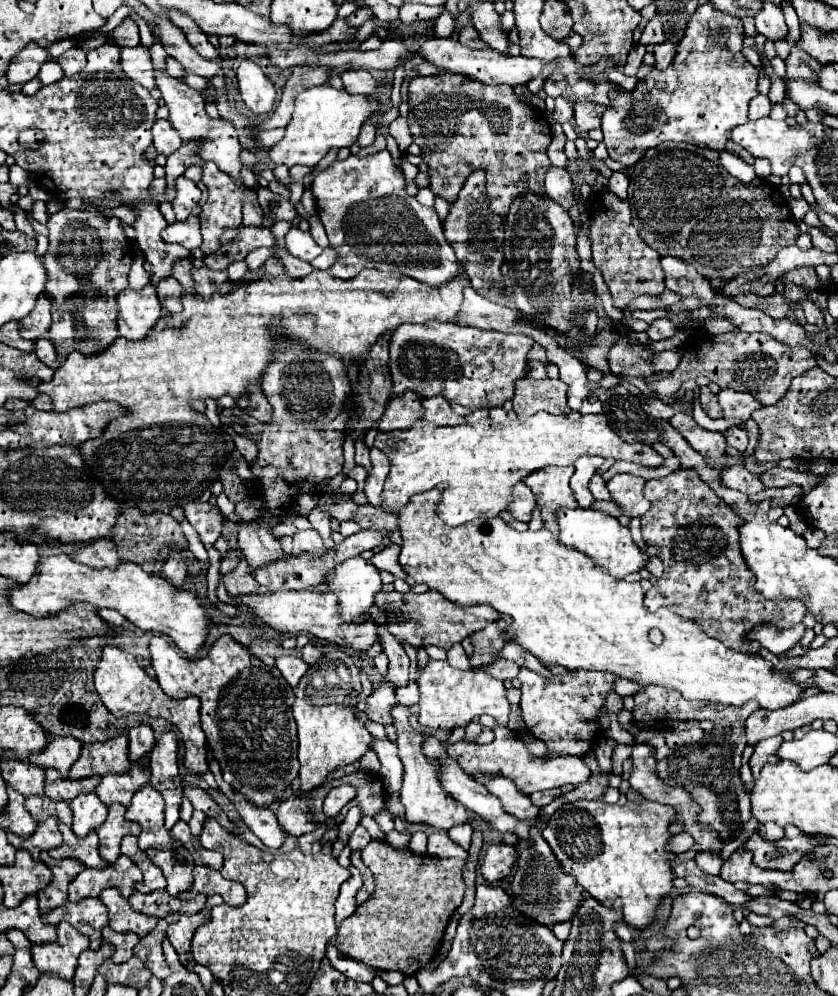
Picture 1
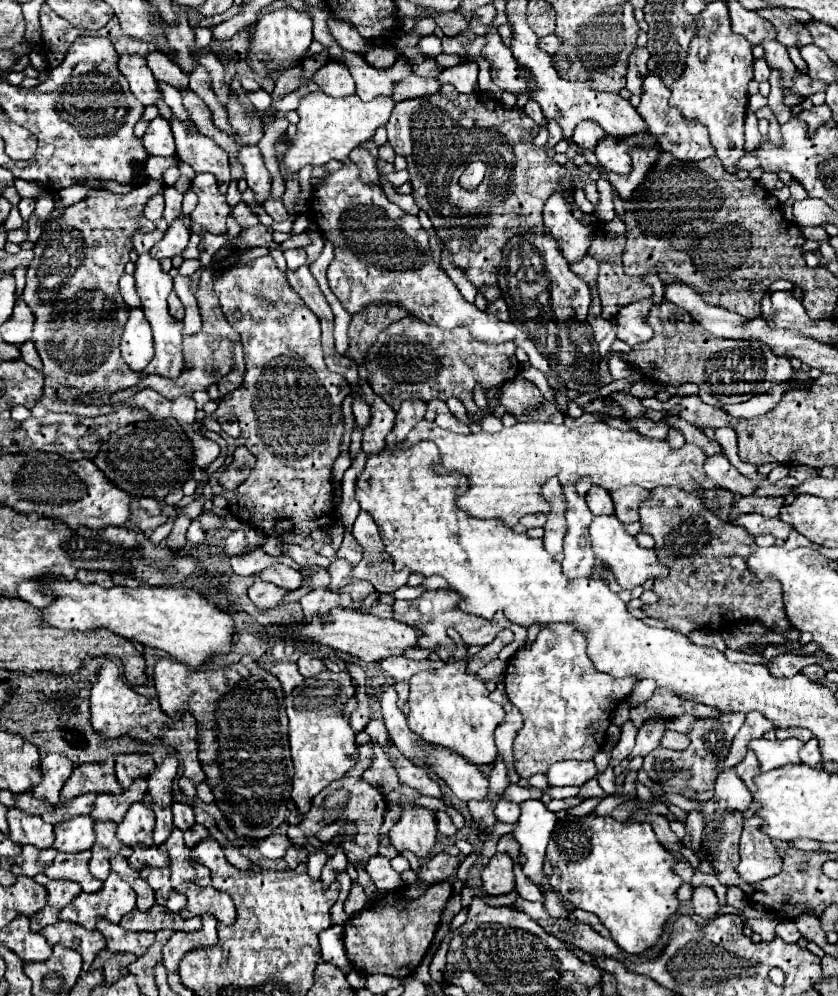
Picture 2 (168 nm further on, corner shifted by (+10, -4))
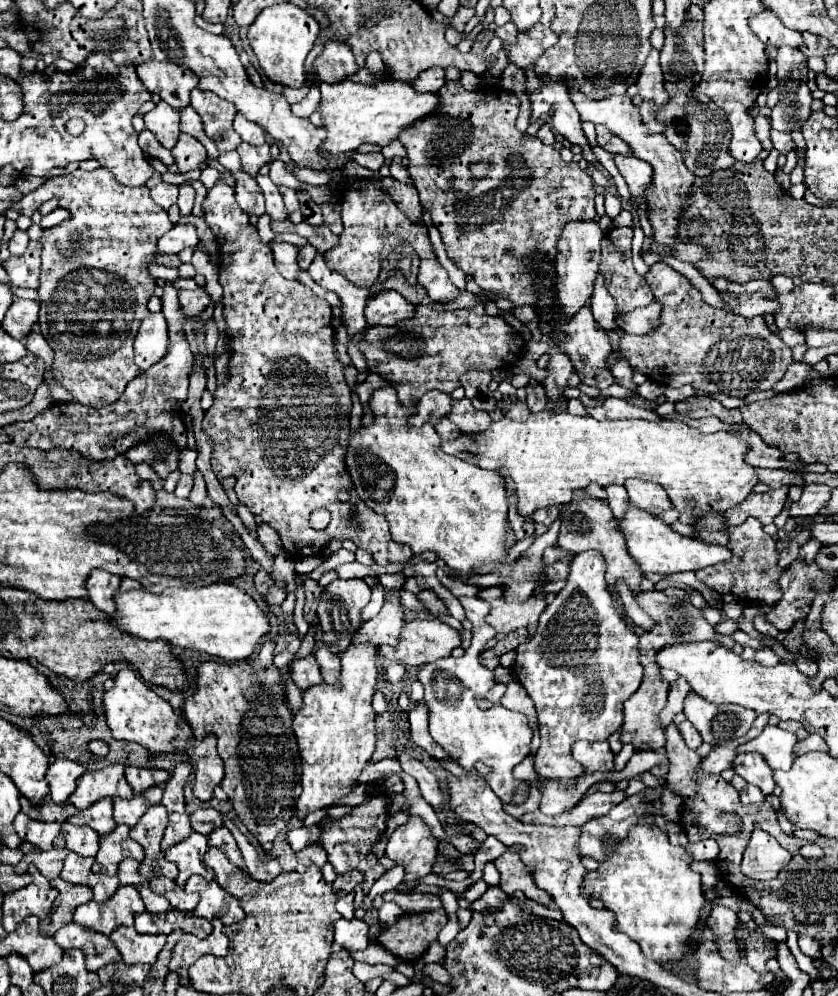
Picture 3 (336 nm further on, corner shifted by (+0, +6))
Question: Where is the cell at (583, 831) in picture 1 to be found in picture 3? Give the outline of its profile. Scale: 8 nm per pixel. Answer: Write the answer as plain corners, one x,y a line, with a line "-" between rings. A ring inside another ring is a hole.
636,824
630,828
630,834
620,840
620,844
616,844
614,854
600,864
600,870
586,874
582,894
586,898
602,900
606,910
612,910
616,916
616,930
628,934
634,942
638,942
646,958
658,964
682,960
706,902
700,888
700,874
690,868
692,860
692,854
688,854
682,846
672,846
668,842
668,836
660,832
658,826
648,828
644,824

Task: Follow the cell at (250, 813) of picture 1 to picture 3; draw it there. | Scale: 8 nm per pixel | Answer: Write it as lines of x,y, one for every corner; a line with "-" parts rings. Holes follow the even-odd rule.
302,826
302,828
290,830
286,836
288,836
288,842
290,842
290,846
294,850
302,850
302,848
306,848
310,844
320,844
322,832
320,832
318,826
310,826
310,828

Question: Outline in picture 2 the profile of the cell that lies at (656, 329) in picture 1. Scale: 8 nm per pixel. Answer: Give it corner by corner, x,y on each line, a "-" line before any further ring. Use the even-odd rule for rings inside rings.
650,298
620,308
620,312
616,316
618,340
628,342
630,346
636,346
640,342
648,342
654,336
654,330
646,324
646,316
648,316
650,308
652,308

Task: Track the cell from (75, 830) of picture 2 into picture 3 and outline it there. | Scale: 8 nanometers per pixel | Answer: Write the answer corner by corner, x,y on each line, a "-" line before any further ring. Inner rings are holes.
64,822
60,842
56,846
68,848
68,850
76,852
78,856
94,856
98,852
98,840
100,840
100,836
92,828
74,826
70,822

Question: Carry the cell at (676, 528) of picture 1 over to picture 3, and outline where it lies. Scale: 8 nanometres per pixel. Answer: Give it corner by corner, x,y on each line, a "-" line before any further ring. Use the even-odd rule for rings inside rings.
712,512
698,518
694,526
698,528
698,536
696,536
698,540
710,542
710,544
722,544
732,552
732,558
728,562
706,568
704,582
708,586
718,590
720,594
730,592
742,600
762,600
766,606
772,606
776,600
780,600
782,592
778,588
778,578
784,570
776,566
778,562
776,542
772,536
768,536
762,530
762,522
758,522
756,518
748,518
740,526
726,526
724,516

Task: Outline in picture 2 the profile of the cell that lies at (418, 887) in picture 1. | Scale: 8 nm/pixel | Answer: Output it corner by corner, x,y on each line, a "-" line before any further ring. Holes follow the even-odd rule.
448,880
428,886
420,898
408,898
406,888
398,888
380,894
370,906
354,914
344,924
346,956
352,962
354,970
366,976
382,972
398,980
412,976
434,940
434,934
438,930
442,912
450,896
452,896
452,882

